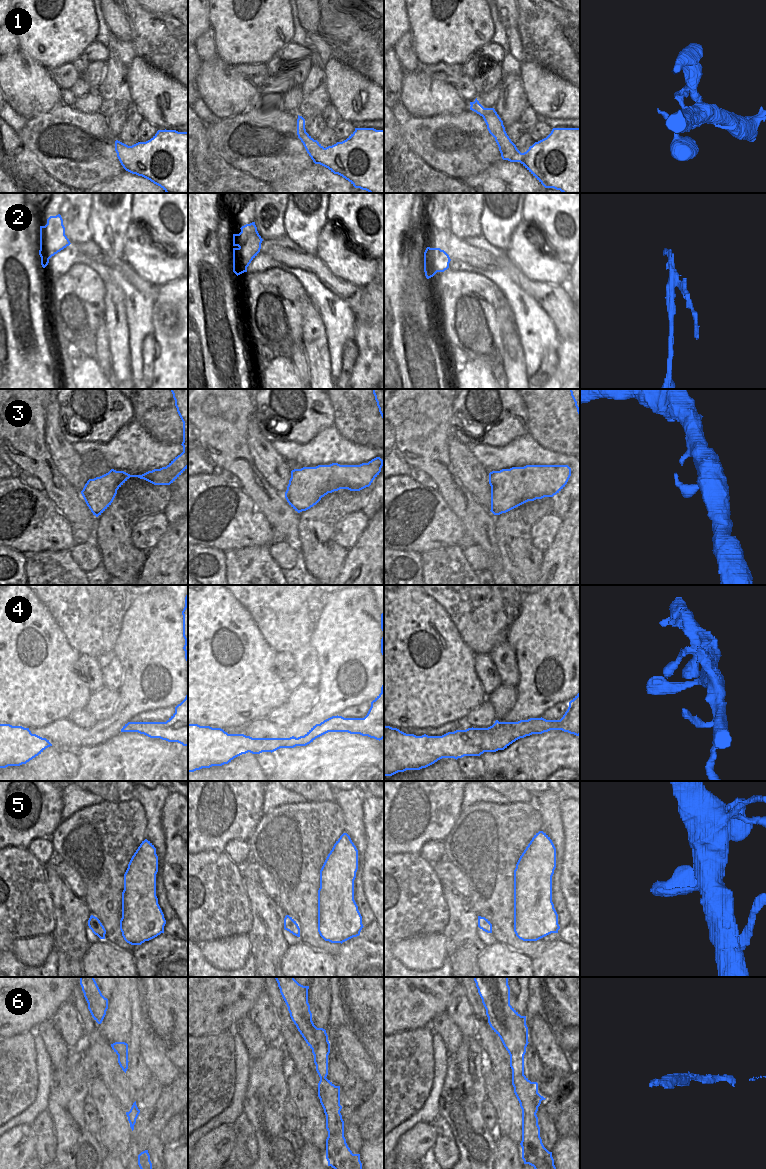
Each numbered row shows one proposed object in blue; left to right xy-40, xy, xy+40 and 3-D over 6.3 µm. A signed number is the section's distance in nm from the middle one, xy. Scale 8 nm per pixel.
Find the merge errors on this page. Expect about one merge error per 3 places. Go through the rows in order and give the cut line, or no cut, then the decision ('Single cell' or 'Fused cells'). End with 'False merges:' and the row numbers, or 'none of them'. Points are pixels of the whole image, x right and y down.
1: Split along xy+40 (504, 128), (494, 137). Fused cells
2: Split along xy (239, 247), (242, 253), (242, 264), (233, 266). Fused cells
3: No split. Single cell
4: No split. Single cell
5: No split. Single cell
6: No split. Single cell
False merges: 1, 2

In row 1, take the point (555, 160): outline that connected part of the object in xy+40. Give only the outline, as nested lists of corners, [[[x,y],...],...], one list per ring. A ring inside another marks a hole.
[[[553,128],[546,138],[535,142],[524,153],[517,149],[505,129],[494,138],[503,160],[520,162],[545,188],[580,193],[580,128]]]

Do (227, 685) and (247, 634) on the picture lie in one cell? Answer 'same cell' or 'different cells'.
same cell

